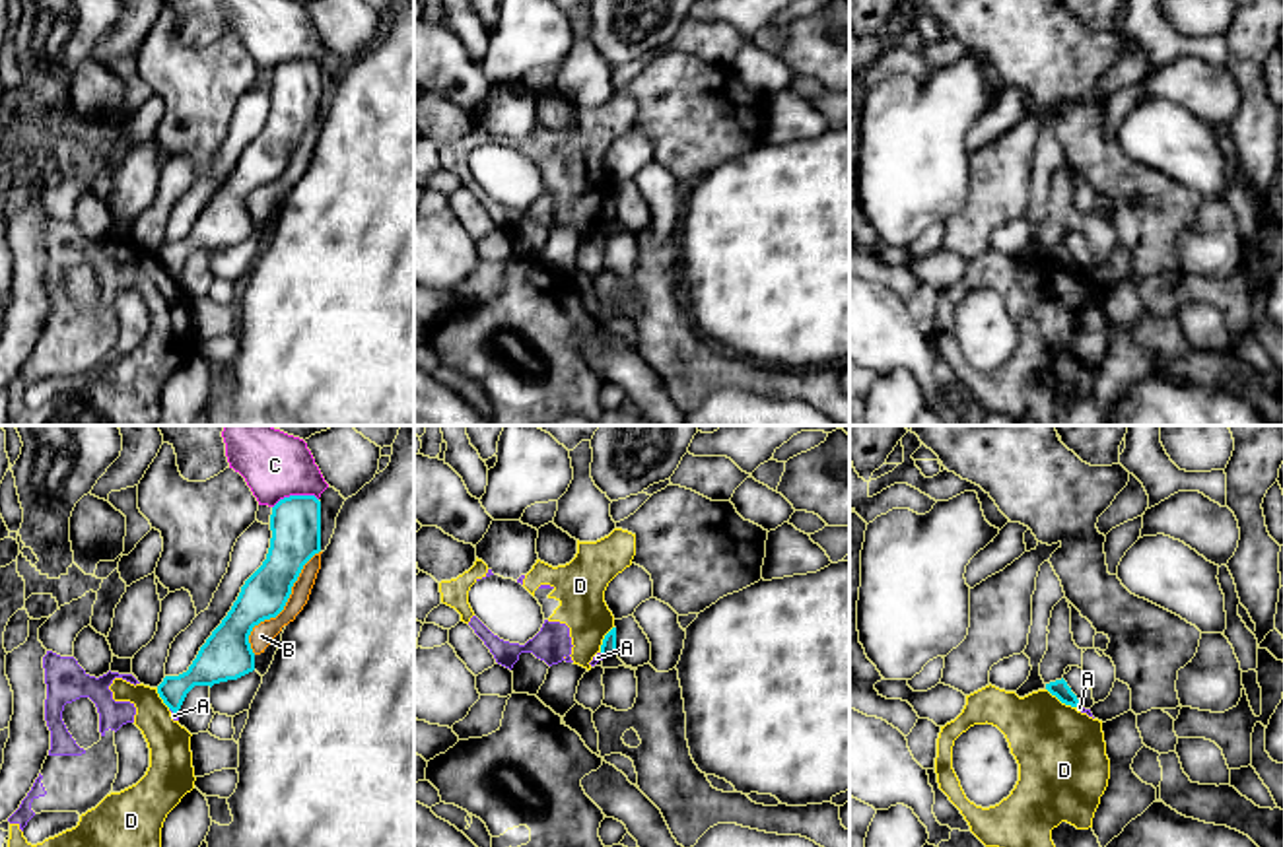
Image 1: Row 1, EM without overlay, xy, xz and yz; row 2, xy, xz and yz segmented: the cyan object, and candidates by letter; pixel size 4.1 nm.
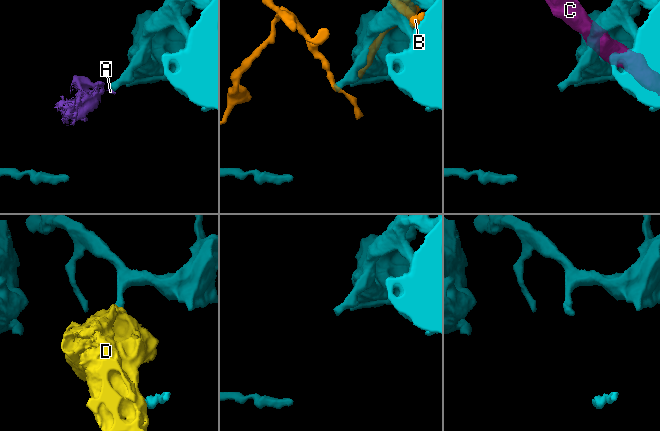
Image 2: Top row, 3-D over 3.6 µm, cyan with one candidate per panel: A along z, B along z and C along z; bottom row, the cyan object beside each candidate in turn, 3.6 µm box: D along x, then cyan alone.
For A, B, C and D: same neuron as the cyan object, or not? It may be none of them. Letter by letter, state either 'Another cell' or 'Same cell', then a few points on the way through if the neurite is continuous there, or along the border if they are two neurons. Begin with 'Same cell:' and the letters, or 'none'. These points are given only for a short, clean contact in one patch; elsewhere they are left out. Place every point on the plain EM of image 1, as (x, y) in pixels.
Same cell: none
A: Another cell. Boundary: xy (170, 272), (175, 278)
B: Another cell
C: Another cell
D: Another cell

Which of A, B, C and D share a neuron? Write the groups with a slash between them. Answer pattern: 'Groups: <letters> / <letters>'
Groups: A D / B / C

